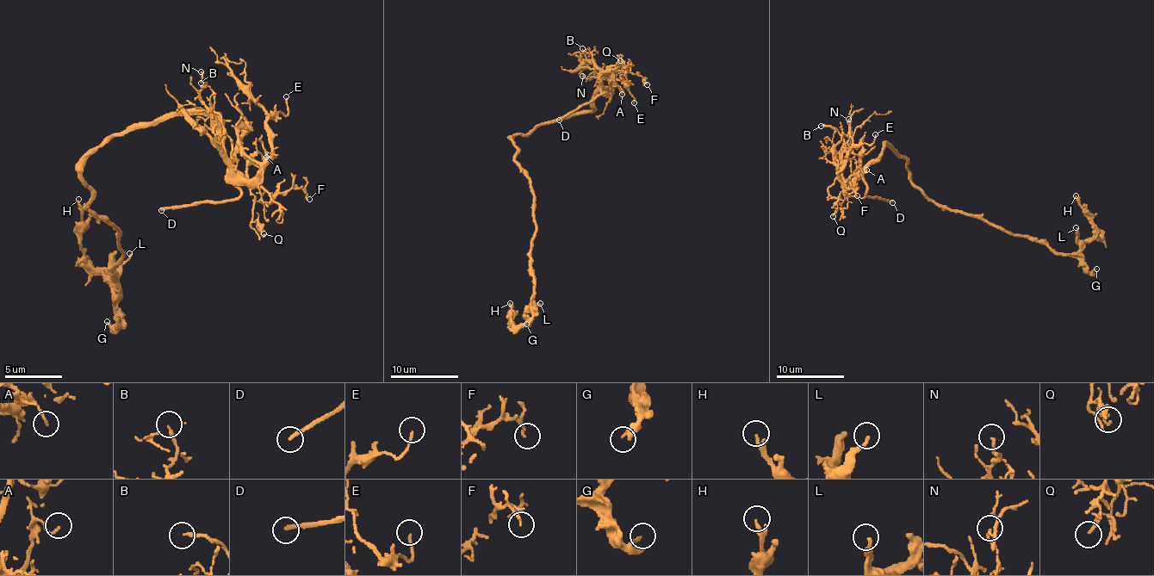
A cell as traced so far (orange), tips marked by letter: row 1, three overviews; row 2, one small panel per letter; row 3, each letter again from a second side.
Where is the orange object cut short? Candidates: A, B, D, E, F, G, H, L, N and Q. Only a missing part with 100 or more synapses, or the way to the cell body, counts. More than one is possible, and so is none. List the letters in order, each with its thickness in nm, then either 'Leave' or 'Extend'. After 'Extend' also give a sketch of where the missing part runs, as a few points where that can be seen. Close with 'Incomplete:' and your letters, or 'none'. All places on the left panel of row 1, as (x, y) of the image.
A: Thickness 130 nm. Leave
B: Thickness 200 nm. Leave
D: Thickness 220 nm. Extend
E: Thickness 130 nm. Leave
F: Thickness 150 nm. Leave
G: Thickness 200 nm. Leave
H: Thickness 200 nm. Leave
L: Thickness 220 nm. Leave
N: Thickness 110 nm. Leave
Q: Thickness 240 nm. Leave
Incomplete: D

